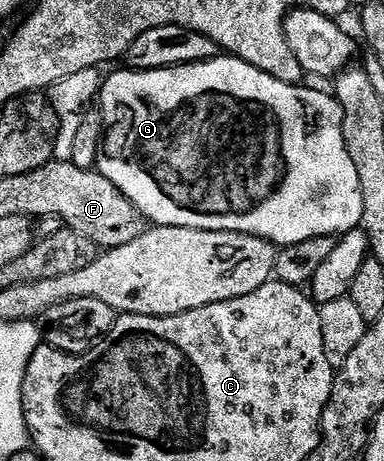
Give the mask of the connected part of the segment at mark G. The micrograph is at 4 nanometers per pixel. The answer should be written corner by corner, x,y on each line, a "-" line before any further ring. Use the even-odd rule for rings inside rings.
228,54
218,55
216,60
204,60
202,64
181,64
177,68
160,68
159,70
147,70
146,72
120,71
113,72
110,76
106,75
101,85
99,111
103,131
101,134
101,152
97,155
95,168
96,171
103,174
103,178
107,178
111,182
115,182
115,186
119,186
122,194
141,211
141,215
145,217
150,225
163,228
198,228
208,232
242,232
243,234
263,238
274,246
307,242
307,238
319,238
320,236
340,238
347,232
360,229
361,219
363,218
363,190
359,190
359,174
355,171
355,162
351,162
351,154
347,154
347,146
343,142
343,114
341,113
341,103
337,100
336,95
329,93
328,96
327,93
320,92
317,88
305,88
304,83
288,84
287,82
279,82
279,78
271,78
271,74
263,74
263,70
259,70
255,66
251,66
247,62
238,60
237,57

